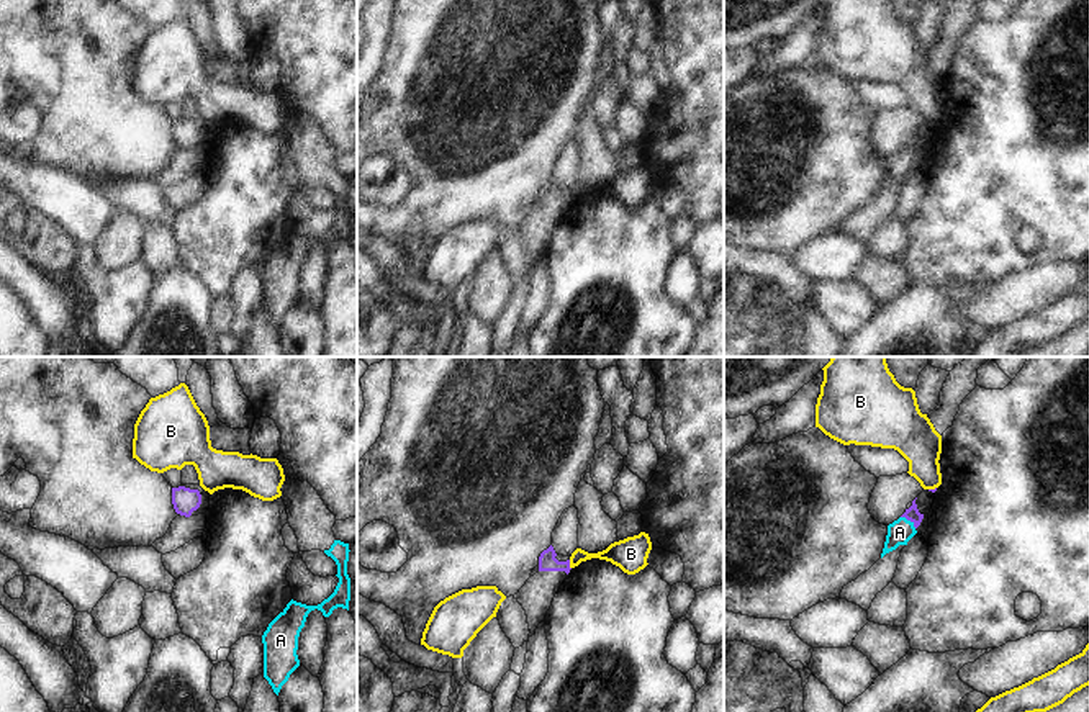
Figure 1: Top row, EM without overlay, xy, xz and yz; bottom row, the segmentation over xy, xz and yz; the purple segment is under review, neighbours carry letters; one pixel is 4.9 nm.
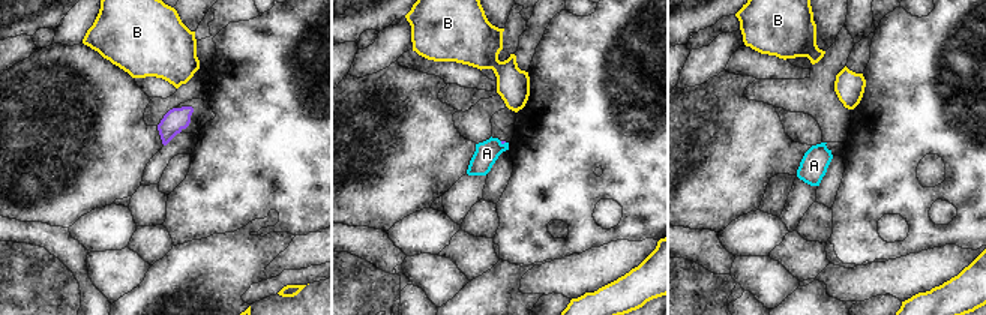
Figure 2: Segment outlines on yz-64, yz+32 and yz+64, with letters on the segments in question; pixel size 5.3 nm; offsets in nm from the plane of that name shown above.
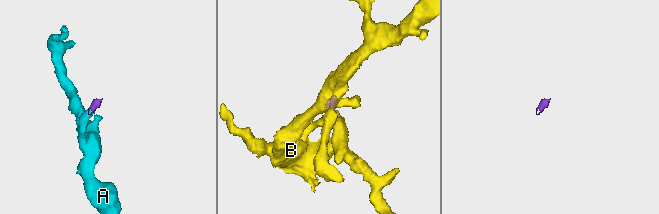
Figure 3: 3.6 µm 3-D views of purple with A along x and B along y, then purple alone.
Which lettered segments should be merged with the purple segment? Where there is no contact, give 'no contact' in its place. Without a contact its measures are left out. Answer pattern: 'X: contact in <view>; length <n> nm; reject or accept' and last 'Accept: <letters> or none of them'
A: contact in yz; length 100 nm; accept
B: contact in xz; length 50 nm; reject
Accept: A

